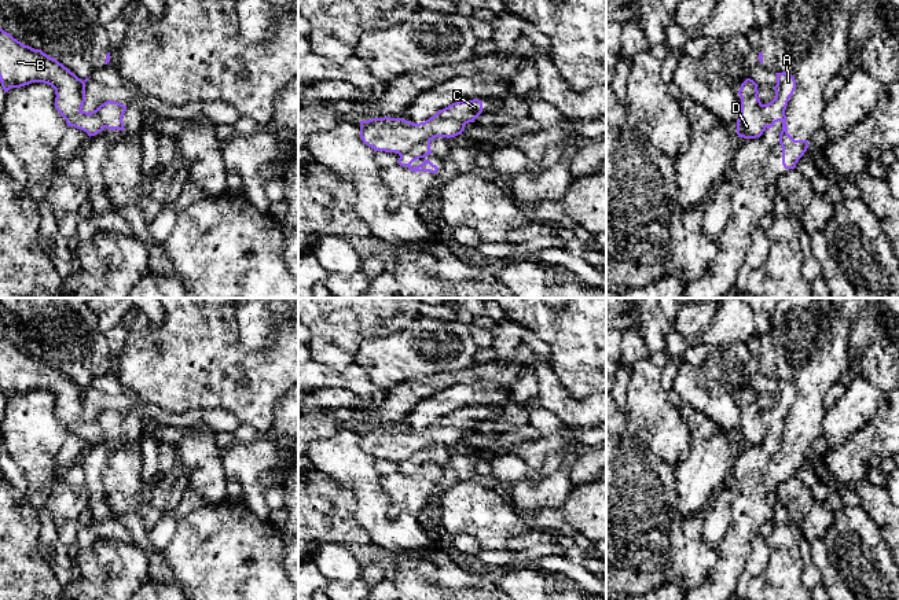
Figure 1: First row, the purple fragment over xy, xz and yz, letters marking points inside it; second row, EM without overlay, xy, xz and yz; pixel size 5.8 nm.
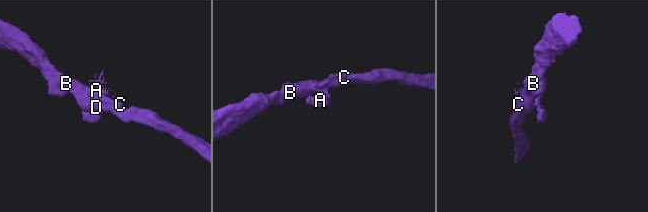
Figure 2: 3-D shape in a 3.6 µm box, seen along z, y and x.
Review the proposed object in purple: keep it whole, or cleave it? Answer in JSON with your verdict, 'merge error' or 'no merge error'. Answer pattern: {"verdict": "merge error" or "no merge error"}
{"verdict": "merge error"}

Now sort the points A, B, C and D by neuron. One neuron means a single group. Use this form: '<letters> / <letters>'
A / B C D

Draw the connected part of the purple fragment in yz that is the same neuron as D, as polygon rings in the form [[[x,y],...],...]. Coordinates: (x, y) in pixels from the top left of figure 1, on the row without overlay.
[[[746,386],[738,398],[741,420],[737,428],[737,442],[744,446],[756,446],[766,438],[766,428],[762,424],[762,409],[757,405],[757,391]]]

